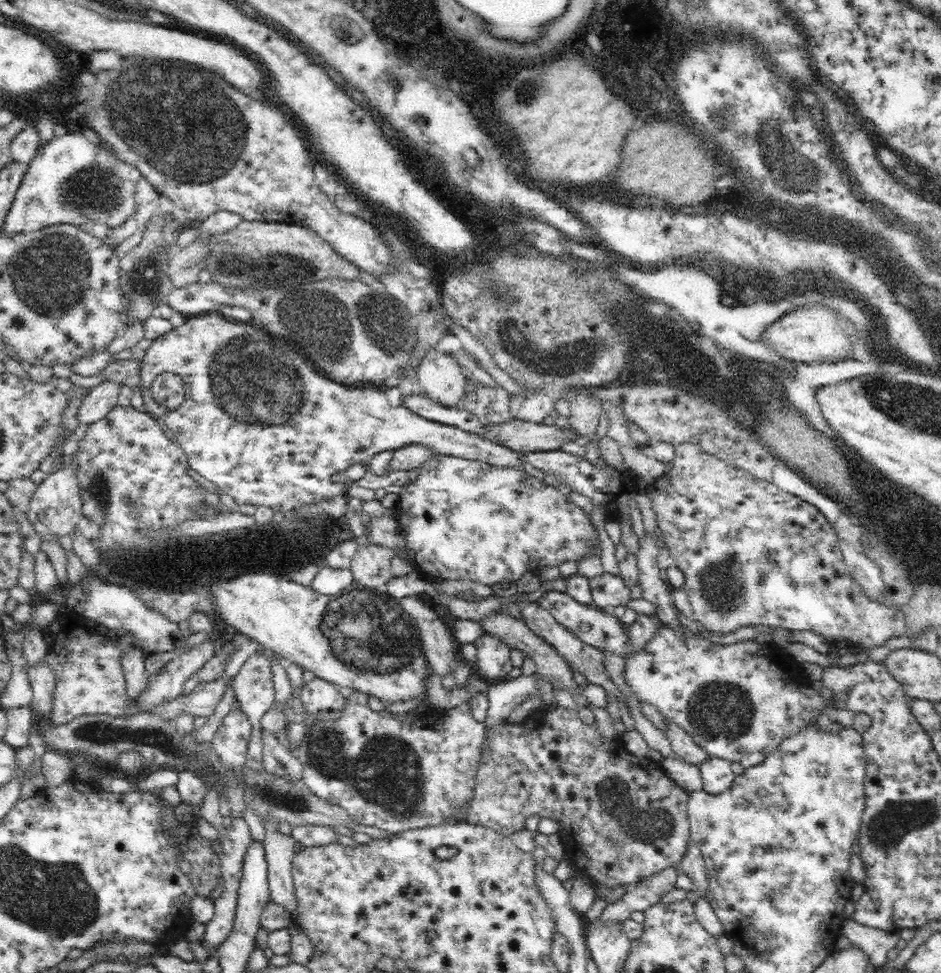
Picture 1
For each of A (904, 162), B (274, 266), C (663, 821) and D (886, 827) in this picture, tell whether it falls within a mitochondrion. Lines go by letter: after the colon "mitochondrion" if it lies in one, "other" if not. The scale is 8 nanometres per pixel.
A: other
B: mitochondrion
C: mitochondrion
D: mitochondrion

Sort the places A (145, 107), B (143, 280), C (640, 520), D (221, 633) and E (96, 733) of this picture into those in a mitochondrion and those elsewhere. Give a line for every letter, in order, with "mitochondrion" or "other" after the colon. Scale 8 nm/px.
A: mitochondrion
B: mitochondrion
C: other
D: other
E: mitochondrion

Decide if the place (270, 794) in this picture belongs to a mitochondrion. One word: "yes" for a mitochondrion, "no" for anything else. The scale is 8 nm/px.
yes

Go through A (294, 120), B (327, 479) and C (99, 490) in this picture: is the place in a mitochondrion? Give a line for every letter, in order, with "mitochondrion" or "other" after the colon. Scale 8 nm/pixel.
A: other
B: other
C: mitochondrion

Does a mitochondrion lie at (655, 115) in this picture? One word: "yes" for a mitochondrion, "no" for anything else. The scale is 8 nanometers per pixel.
no

